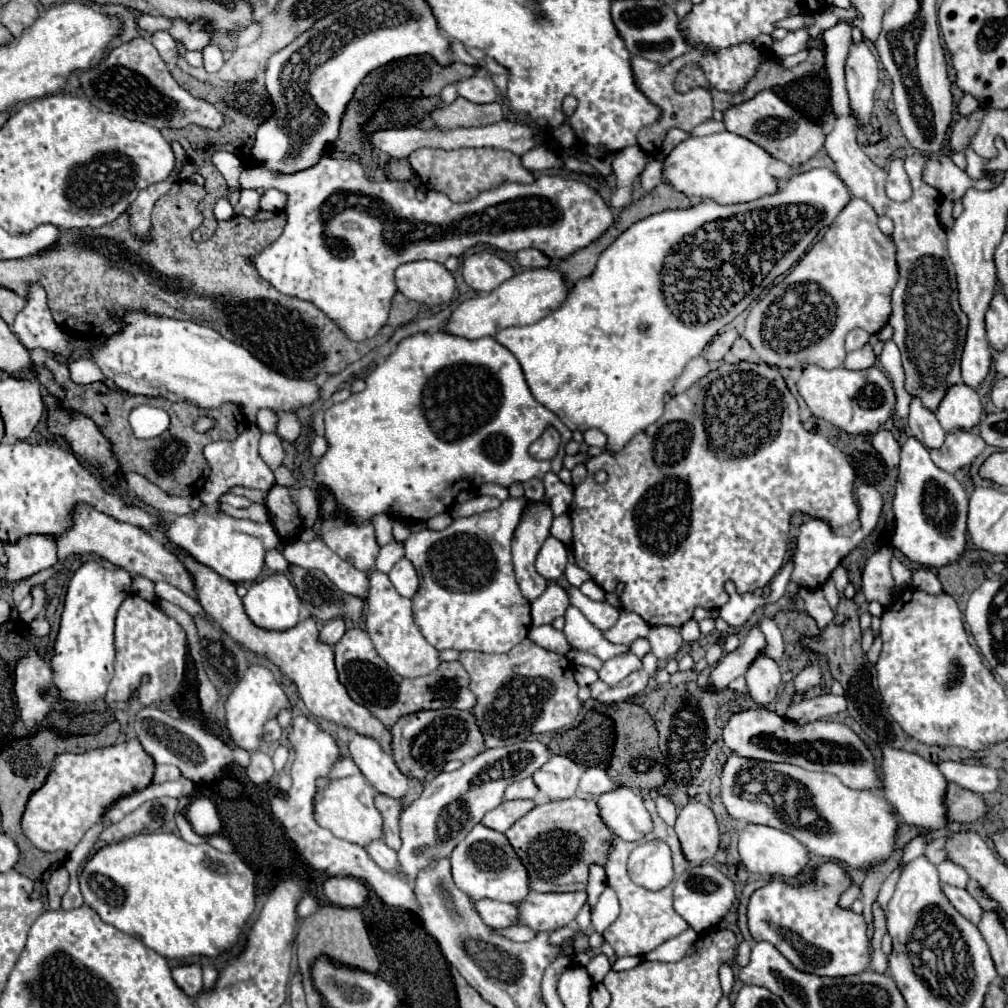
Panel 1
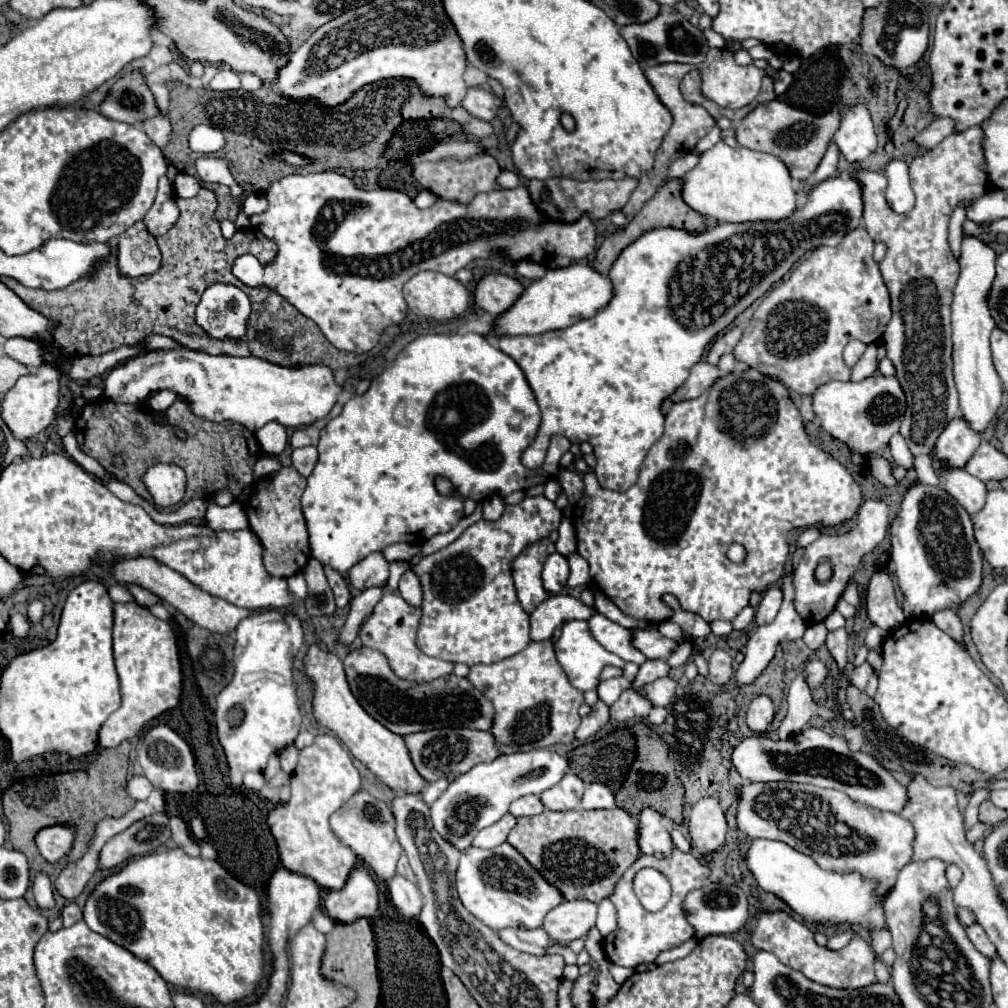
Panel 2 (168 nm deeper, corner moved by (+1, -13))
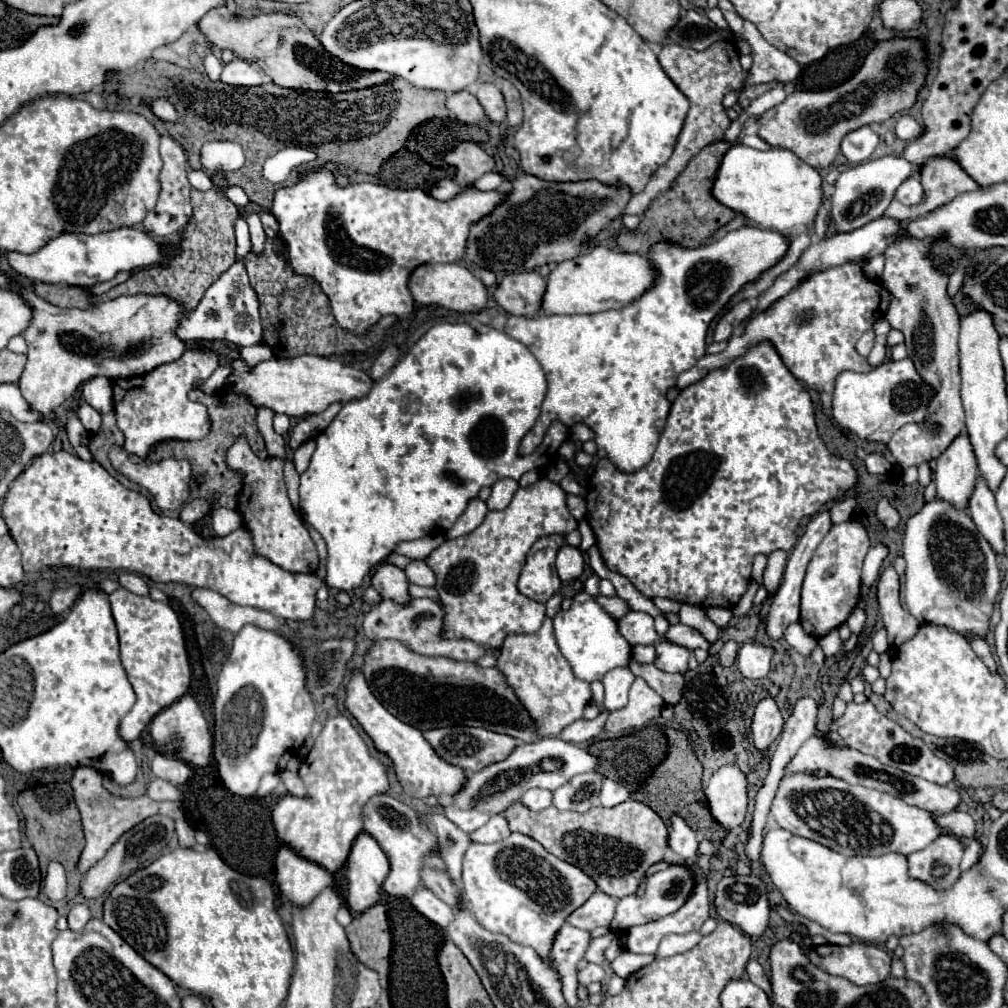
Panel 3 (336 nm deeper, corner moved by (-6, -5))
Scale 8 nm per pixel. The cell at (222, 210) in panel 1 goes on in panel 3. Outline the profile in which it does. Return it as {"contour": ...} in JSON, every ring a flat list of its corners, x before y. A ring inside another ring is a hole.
{"contour":[[242,217,234,223,236,229,236,263,224,271,204,293,200,305,194,313,188,313,182,317,182,321,176,327,176,337,182,341,194,341,194,339,224,339,236,345,258,345,262,339,262,325,260,325,260,313,258,313,258,297,252,289,242,257,250,251,250,233,248,225]]}

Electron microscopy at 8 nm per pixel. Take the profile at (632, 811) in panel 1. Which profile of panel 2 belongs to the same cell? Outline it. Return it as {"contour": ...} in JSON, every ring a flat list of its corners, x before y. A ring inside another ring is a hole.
{"contour":[[645,809,639,817,639,847,641,853,653,857,667,857,675,849,671,839,673,823,655,809]]}

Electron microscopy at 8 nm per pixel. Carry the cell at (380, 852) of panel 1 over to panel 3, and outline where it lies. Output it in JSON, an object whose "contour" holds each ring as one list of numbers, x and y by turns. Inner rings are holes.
{"contour":[[418,887,412,893,410,903,418,913,422,913,426,919,430,919,432,923,436,923,440,927,446,927,452,919,452,909,446,903,442,903,434,893,426,891,424,887]]}

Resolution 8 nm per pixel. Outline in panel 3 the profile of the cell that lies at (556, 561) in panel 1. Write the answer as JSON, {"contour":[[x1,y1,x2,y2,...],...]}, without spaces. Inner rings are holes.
{"contour":[[562,545,556,557,556,569,562,581,570,581,580,577,580,573,584,571,584,555,578,547,572,545]]}

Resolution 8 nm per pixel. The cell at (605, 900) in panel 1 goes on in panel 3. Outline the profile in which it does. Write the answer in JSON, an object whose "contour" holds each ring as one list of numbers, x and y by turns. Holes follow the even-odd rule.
{"contour":[[668,867,666,871,654,873,648,879,648,889,646,889,644,897,628,895,628,897,622,897,616,901,616,913,614,913,614,919,610,923,610,929,624,931,632,925,646,923,650,919,660,919,662,915,674,913,678,907,682,907,682,903,686,901,686,895,690,895,690,887,692,887,692,875,684,867]]}

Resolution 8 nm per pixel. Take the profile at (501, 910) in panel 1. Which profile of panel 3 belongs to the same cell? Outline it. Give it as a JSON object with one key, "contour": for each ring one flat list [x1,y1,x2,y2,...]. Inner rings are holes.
{"contour":[[564,923,560,927,560,931,556,933,552,949,550,949,550,959,554,961,556,971,560,973,560,979,564,985,562,991,564,991,566,1003,570,1007,578,1005,578,995,576,995,578,969,576,969,576,965,584,957,588,943,590,943,588,931,582,931,582,929,576,929,576,927,570,927,568,923]]}

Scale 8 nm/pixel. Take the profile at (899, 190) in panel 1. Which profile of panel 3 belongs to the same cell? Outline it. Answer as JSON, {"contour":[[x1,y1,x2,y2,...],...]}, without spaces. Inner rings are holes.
{"contour":[[908,177,898,189,896,189,896,199,900,201,900,203,904,203,904,205,916,205,920,199,922,199,922,185,920,185,920,181,918,179,914,179,914,177]]}

